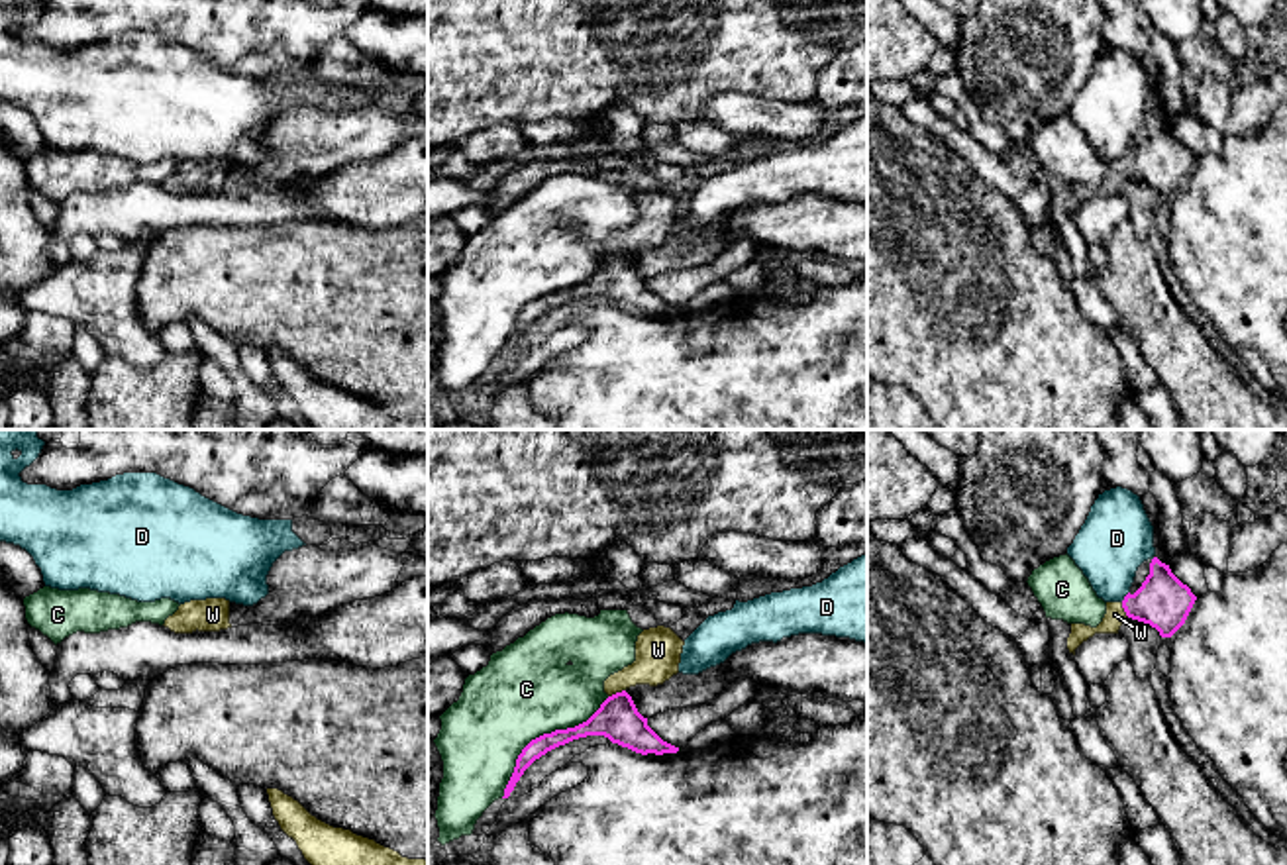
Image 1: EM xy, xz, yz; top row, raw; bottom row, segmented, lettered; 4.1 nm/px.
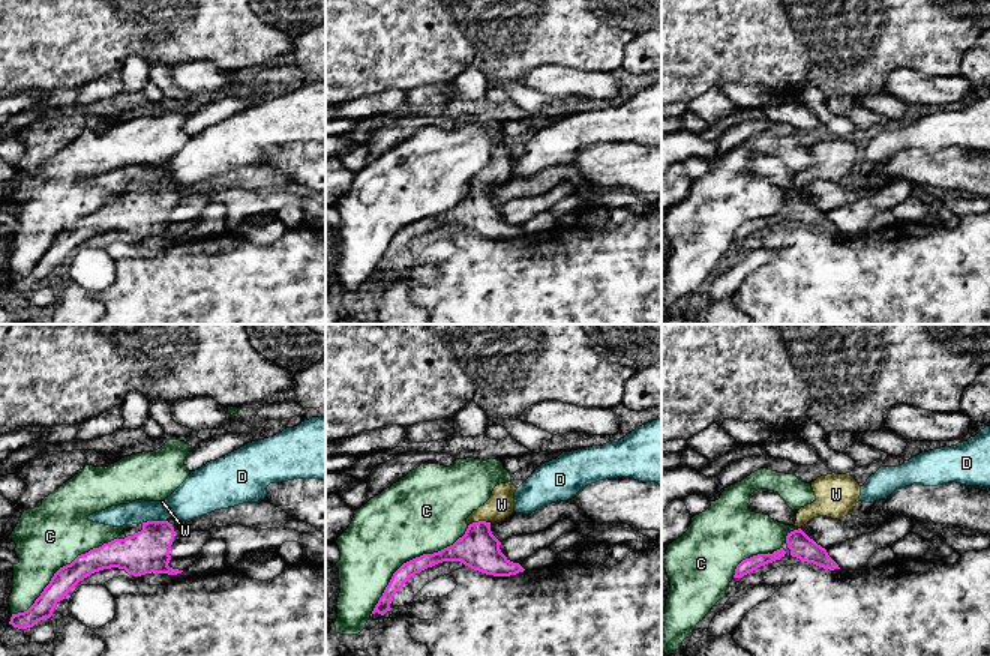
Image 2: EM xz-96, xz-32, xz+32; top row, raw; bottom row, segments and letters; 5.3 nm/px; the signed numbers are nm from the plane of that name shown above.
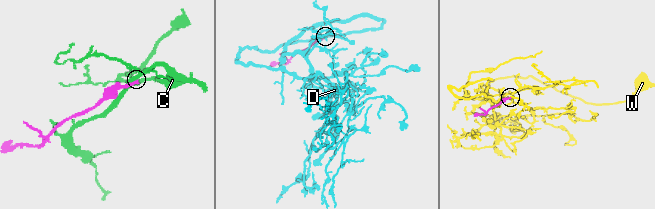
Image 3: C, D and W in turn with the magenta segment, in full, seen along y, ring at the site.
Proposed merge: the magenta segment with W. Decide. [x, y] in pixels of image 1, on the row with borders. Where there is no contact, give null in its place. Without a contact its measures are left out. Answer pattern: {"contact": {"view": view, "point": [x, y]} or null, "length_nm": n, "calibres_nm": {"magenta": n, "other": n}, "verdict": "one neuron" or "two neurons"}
{"contact": {"view": "xz", "point": [617, 693]}, "length_nm": 80, "calibres_nm": {"magenta": 170, "other": 190}, "verdict": "one neuron"}

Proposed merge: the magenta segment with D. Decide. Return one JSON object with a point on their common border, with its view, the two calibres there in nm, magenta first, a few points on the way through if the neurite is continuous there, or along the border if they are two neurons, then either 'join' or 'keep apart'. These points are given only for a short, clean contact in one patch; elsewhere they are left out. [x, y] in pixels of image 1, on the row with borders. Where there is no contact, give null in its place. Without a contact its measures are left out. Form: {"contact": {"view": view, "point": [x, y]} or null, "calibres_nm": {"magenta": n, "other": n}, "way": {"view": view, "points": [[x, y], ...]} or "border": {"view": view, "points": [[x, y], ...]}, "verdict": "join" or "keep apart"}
{"contact": {"view": "yz", "point": [1125, 597]}, "calibres_nm": {"magenta": 220, "other": 300}, "verdict": "keep apart"}

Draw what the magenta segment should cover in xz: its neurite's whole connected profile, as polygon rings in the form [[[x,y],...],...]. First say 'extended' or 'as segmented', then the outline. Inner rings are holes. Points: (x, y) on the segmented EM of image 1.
extended | [[[665,626],[644,630],[636,641],[636,661],[604,681],[608,698],[583,724],[567,730],[555,730],[532,739],[516,759],[514,773],[504,789],[508,798],[524,771],[547,751],[587,736],[604,736],[612,743],[636,753],[663,755],[677,753],[679,747],[663,741],[644,718],[632,696],[626,692],[636,685],[657,687],[679,673],[685,641]]]

